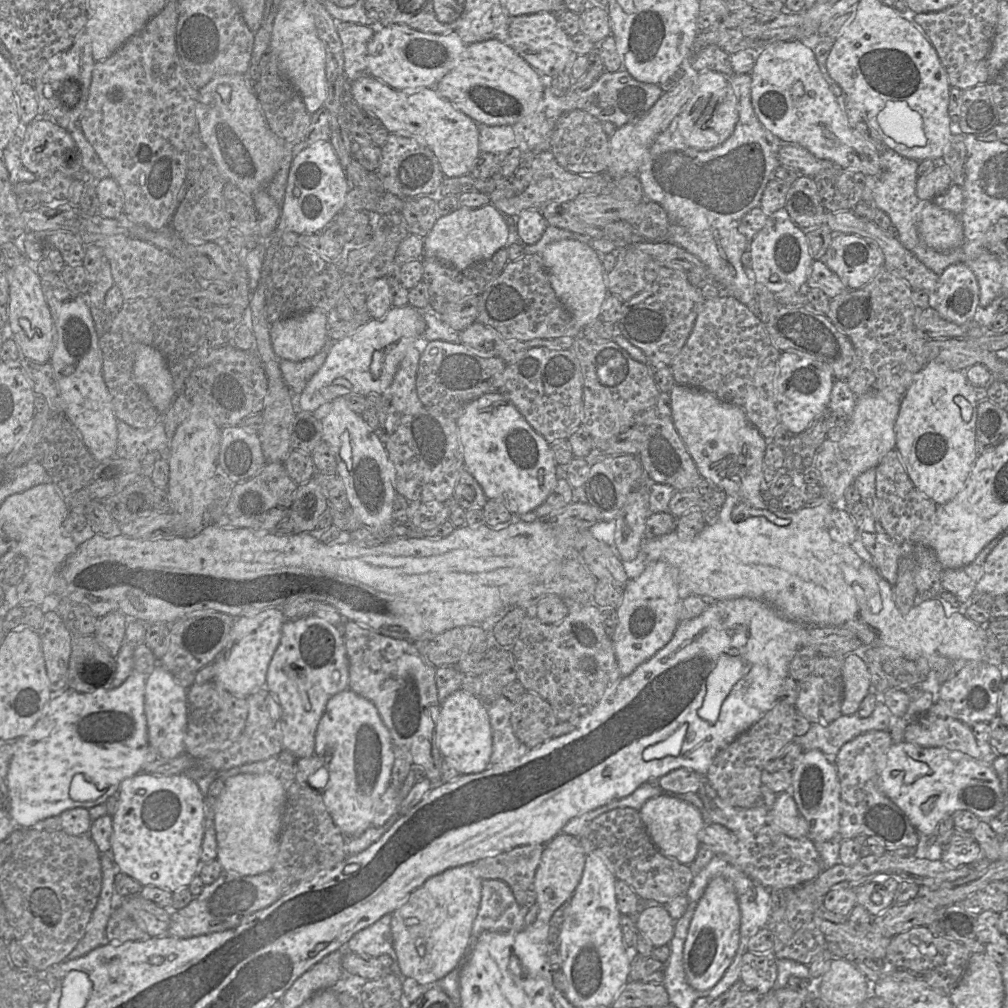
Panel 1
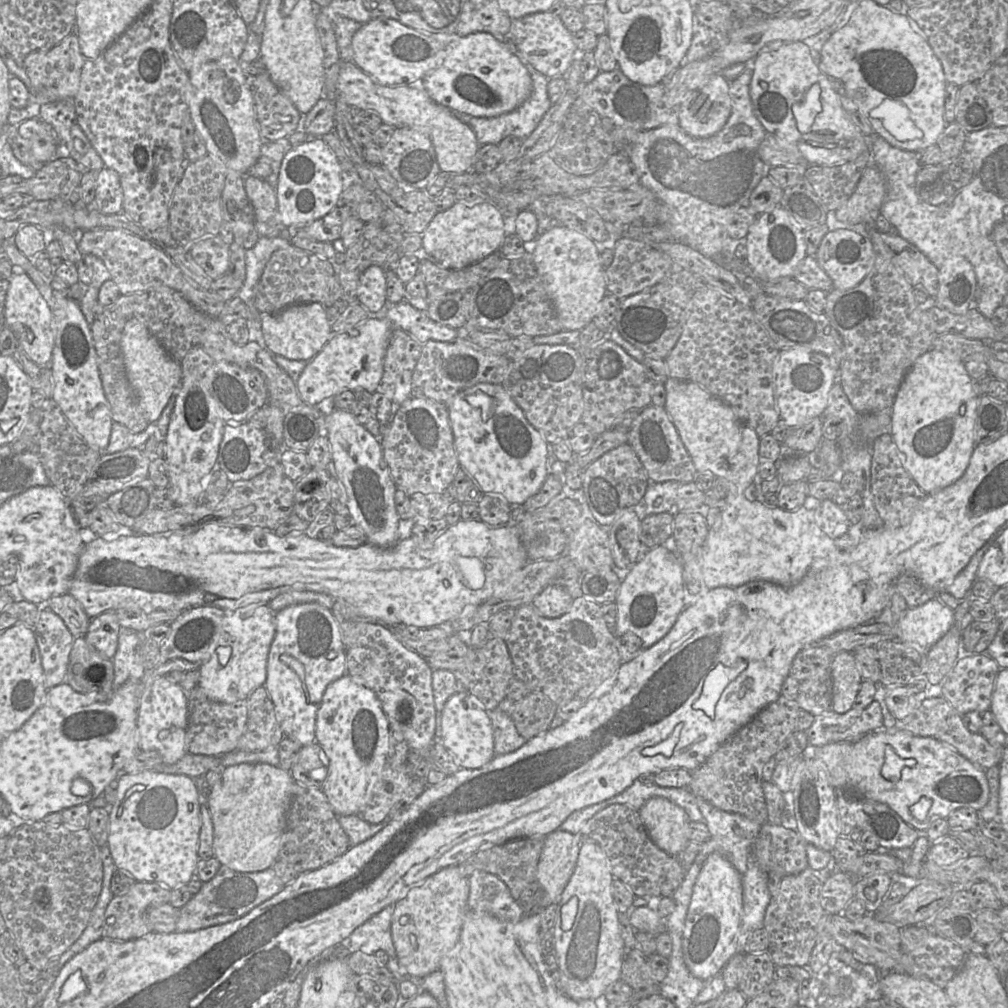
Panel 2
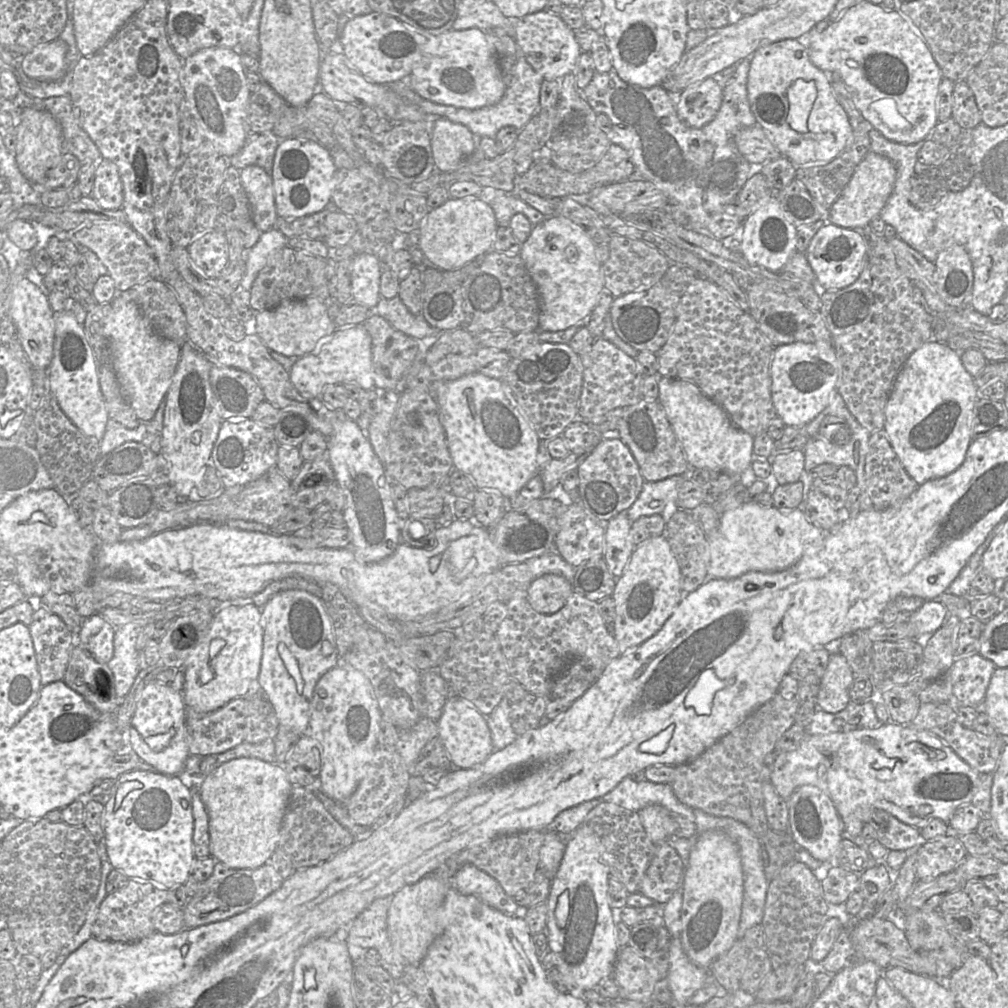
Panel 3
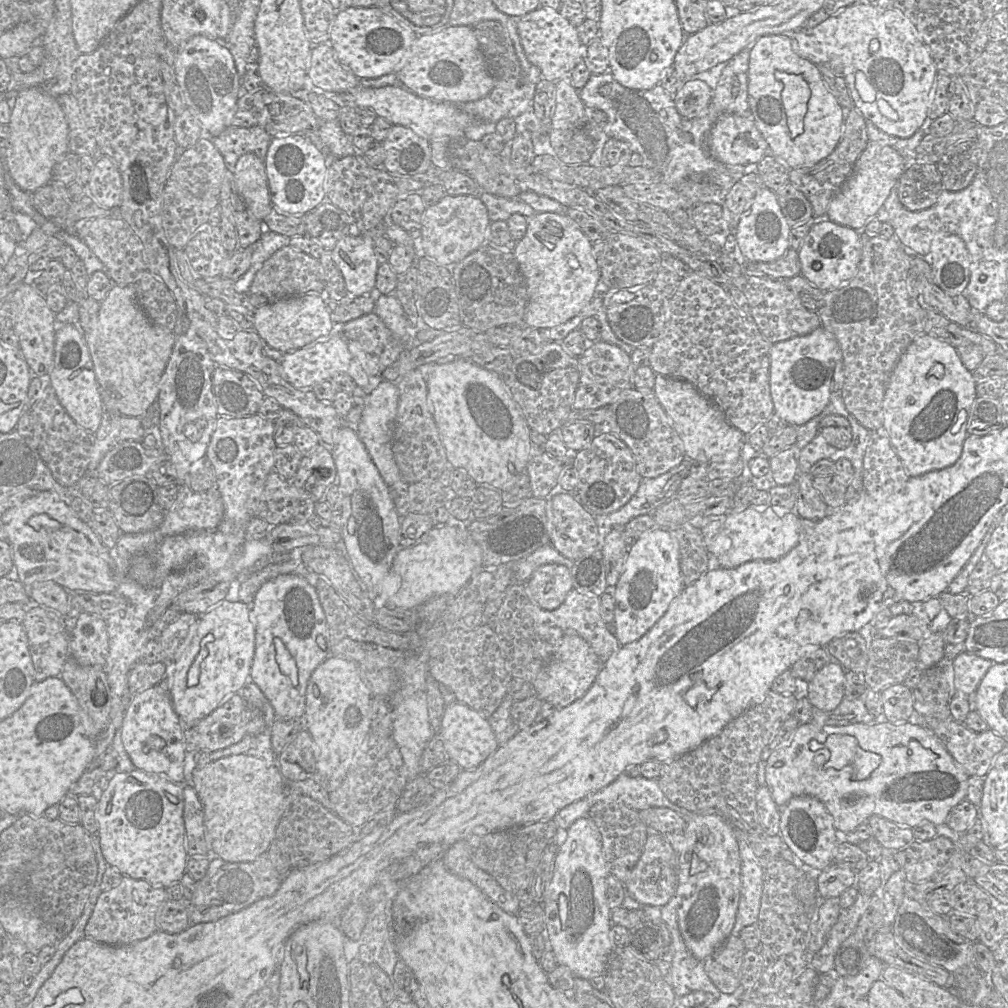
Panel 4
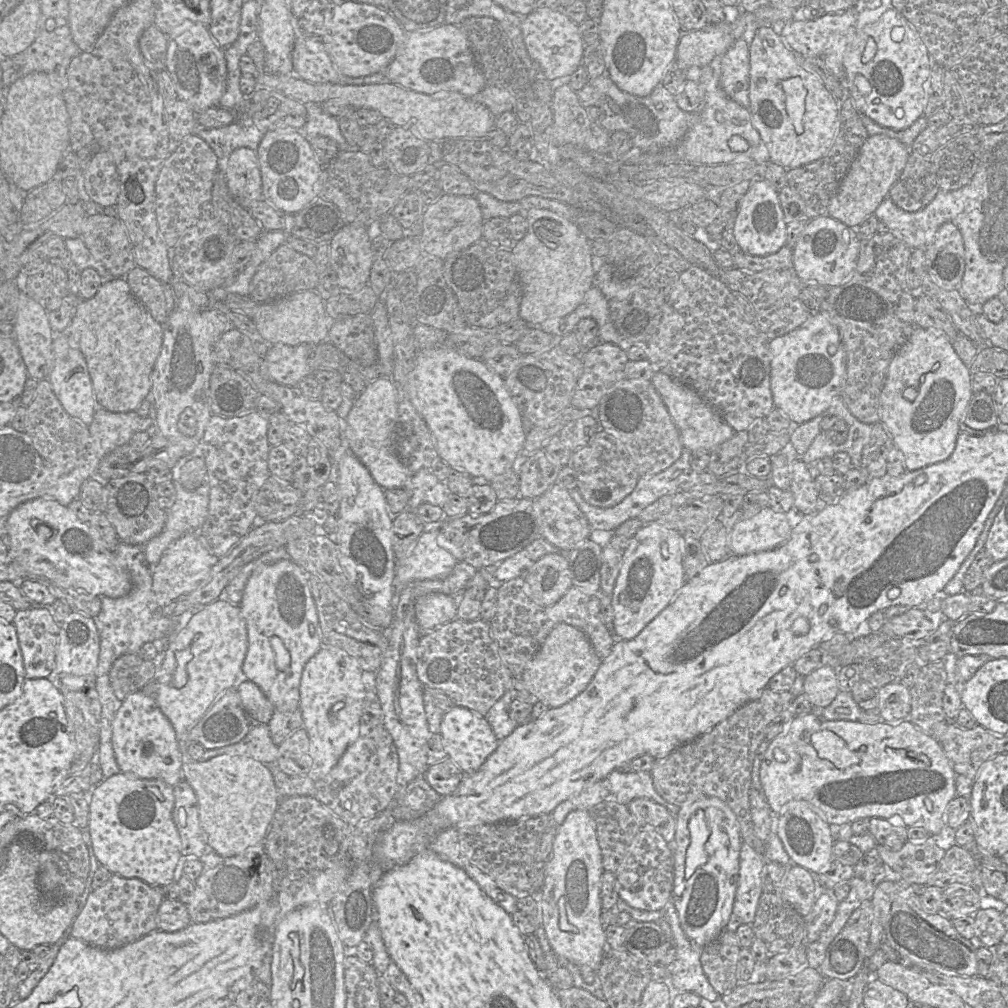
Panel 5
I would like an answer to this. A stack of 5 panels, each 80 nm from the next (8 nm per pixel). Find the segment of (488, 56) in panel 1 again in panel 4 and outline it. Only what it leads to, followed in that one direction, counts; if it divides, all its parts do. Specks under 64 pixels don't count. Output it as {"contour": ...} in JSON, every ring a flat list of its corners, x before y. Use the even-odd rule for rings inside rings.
{"contour":[[446,26,432,34,418,35,411,46,408,60,396,74,410,91,434,101,450,103,483,98,495,84,474,31,469,26]]}

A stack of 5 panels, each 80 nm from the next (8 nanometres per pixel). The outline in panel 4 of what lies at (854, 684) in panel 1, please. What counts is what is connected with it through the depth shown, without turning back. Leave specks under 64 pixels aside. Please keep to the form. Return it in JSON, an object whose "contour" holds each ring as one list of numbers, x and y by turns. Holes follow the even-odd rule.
{"contour":[[831,660,821,668,807,685,807,698,820,710,832,711,845,696,845,673,843,666]]}

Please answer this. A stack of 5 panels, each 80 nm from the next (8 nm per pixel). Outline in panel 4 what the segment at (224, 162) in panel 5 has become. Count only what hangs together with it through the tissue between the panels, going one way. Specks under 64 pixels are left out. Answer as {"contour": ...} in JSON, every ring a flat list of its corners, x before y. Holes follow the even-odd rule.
{"contour":[[229,126,210,138,223,156,226,169,234,171,238,159,245,153,253,153,264,161,273,137,260,126]]}

